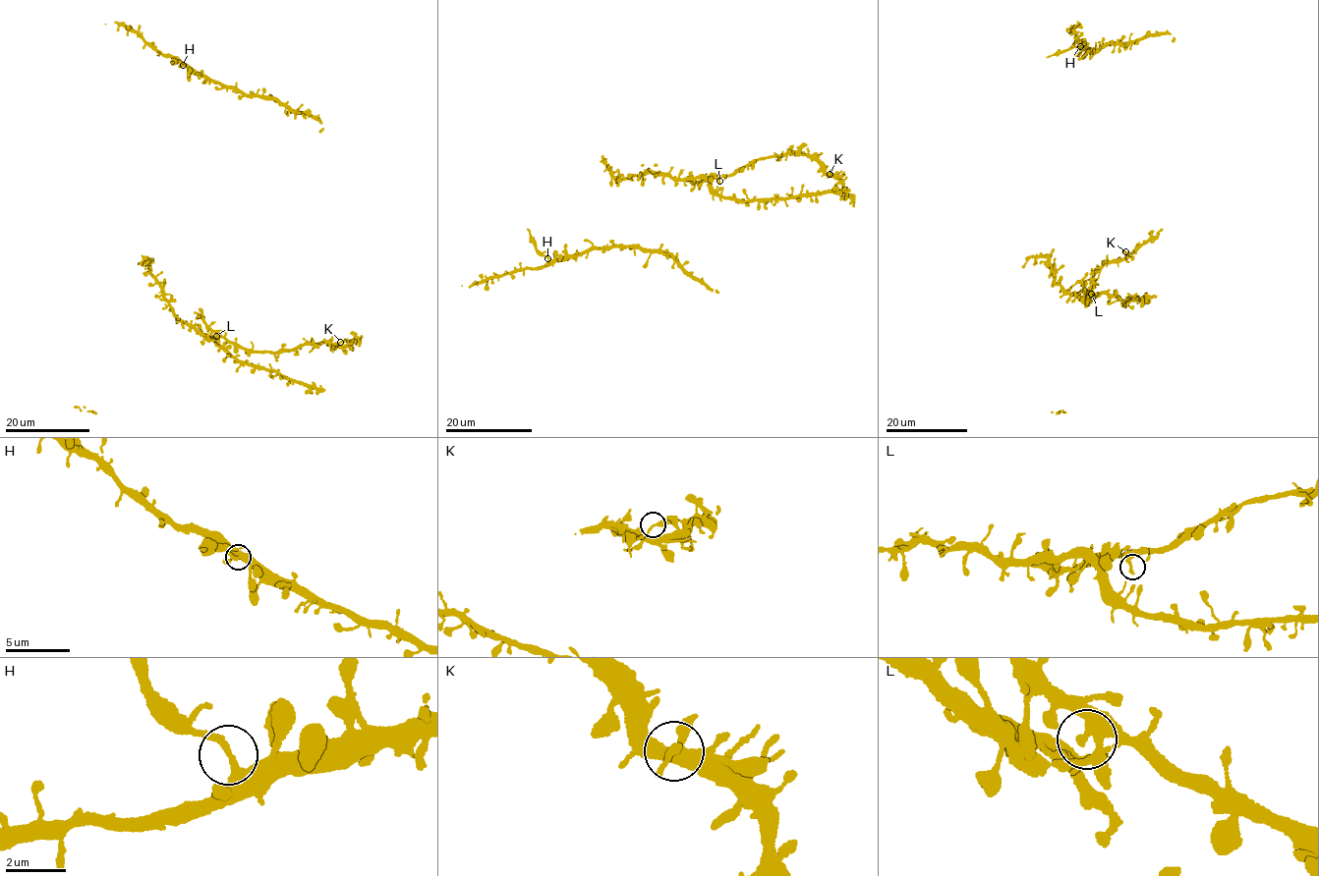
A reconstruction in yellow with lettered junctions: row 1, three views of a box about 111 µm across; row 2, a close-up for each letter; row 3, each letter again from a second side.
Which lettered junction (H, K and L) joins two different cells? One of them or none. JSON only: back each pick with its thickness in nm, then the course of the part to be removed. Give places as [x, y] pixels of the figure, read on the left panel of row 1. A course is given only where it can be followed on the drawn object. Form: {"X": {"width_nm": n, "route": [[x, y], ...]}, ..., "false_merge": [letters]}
{"H": {"width_nm": 240, "route": [[184, 66], [171, 63]]}, "false_merge": ["H"]}

